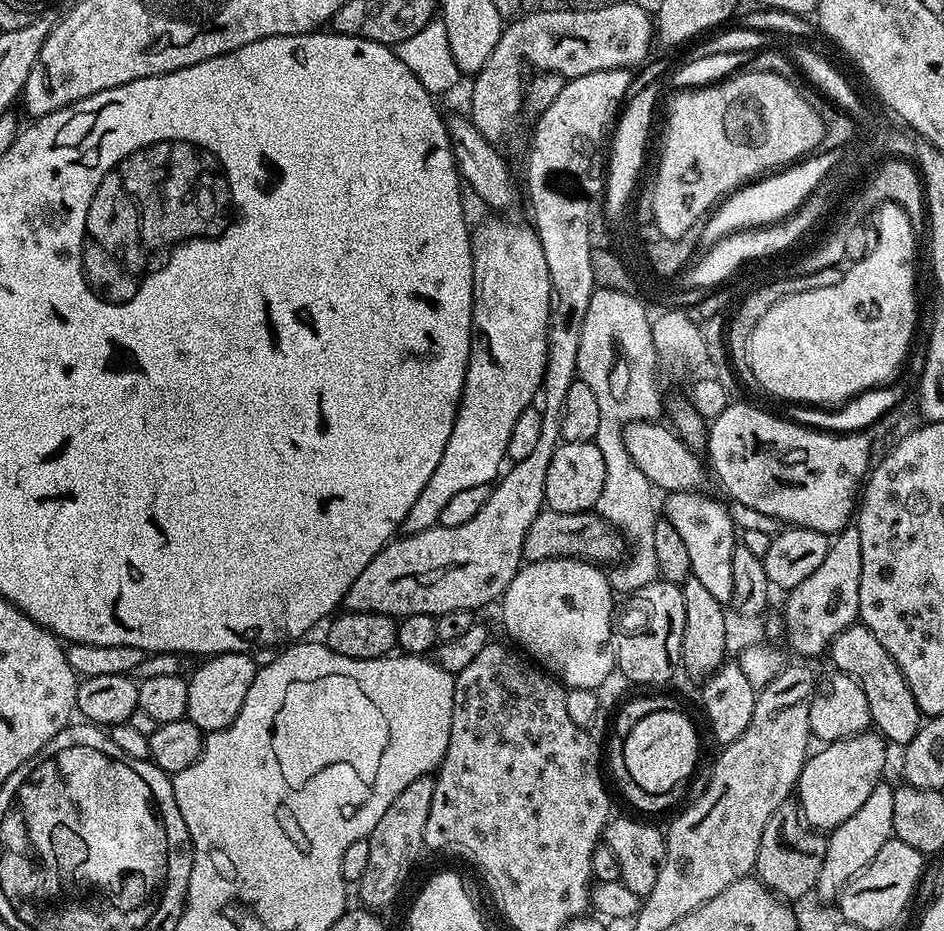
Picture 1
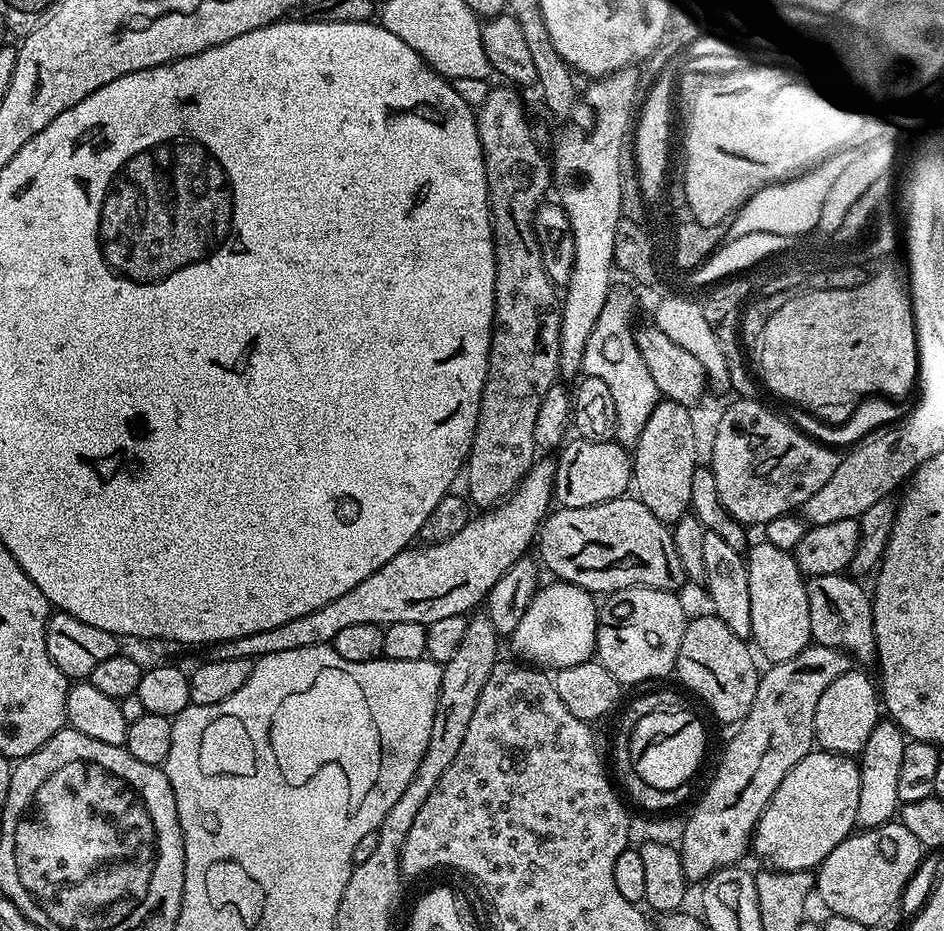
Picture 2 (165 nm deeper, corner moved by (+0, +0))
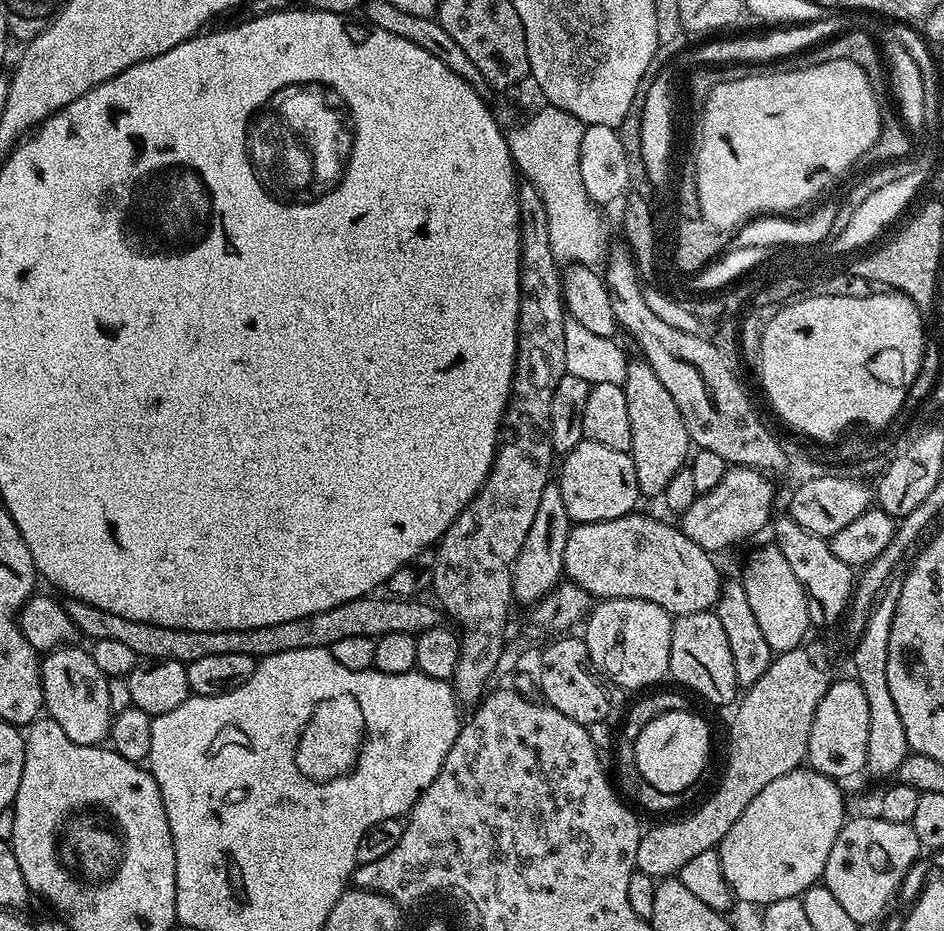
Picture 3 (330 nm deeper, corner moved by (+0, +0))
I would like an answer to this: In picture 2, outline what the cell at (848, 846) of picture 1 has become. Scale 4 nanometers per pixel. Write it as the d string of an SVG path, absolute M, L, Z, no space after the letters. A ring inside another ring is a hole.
M888 718L881 719L880 723L874 726L874 734L866 738L866 746L858 757L860 785L858 786L856 823L861 829L877 828L889 823L897 815L901 805L898 798L898 773L902 771L905 743L904 733Z

